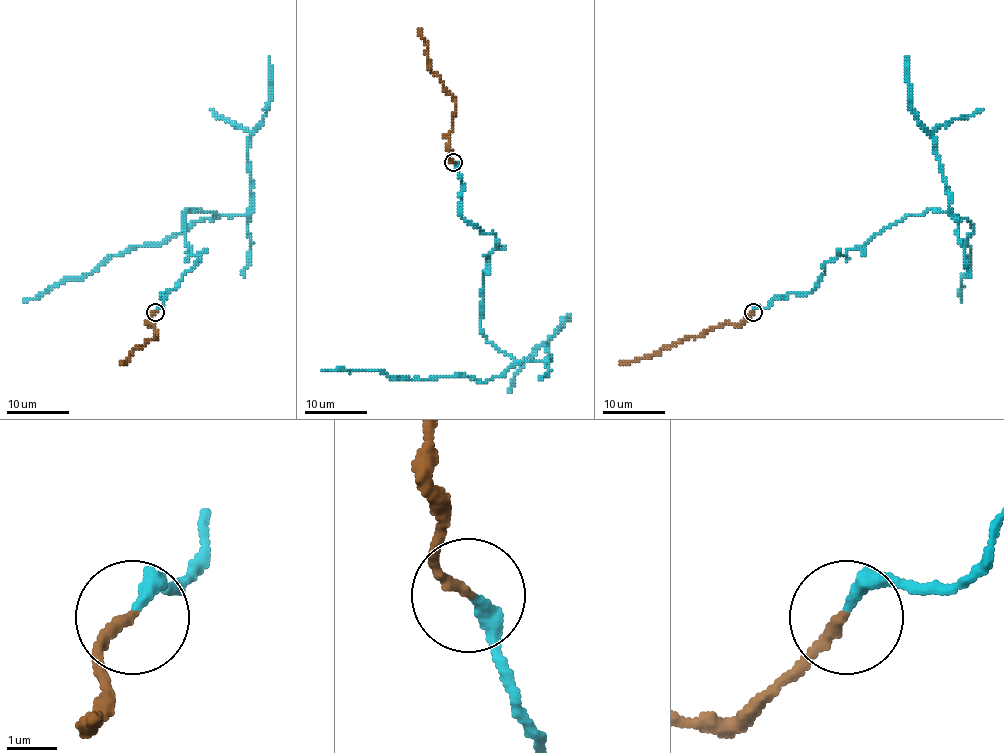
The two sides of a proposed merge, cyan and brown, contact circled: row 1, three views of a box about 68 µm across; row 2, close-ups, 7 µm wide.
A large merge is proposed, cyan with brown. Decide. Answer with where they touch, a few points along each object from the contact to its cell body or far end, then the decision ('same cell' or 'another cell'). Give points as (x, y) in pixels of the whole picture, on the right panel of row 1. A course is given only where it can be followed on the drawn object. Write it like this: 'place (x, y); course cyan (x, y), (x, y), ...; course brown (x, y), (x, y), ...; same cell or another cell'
place (753, 312); course cyan (752, 310), (807, 293), (827, 262), (905, 217), (932, 210), (965, 217), (973, 227), (960, 300); course brown (752, 312), (738, 324), (709, 327), (698, 337), (665, 346), (659, 352), (625, 363), (619, 362); same cell

